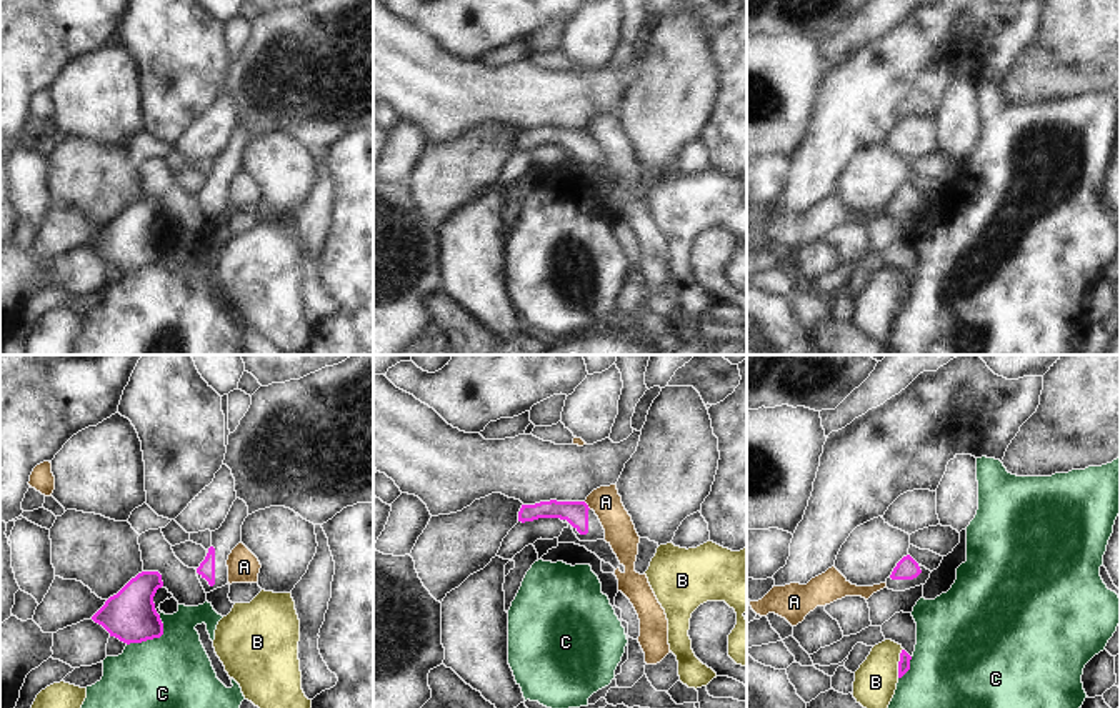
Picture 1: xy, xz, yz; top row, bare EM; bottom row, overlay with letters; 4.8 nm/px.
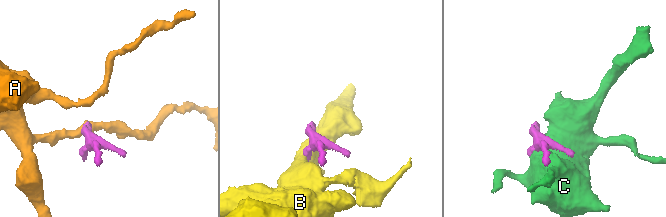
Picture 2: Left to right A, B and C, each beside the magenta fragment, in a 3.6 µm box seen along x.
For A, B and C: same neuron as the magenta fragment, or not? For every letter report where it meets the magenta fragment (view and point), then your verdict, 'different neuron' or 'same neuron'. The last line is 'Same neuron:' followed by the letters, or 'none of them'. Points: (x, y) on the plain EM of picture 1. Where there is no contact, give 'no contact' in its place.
A: xz (587, 132) | different neuron
B: yz (899, 290) | different neuron
C: xy (154, 264) | different neuron
Same neuron: none of them

